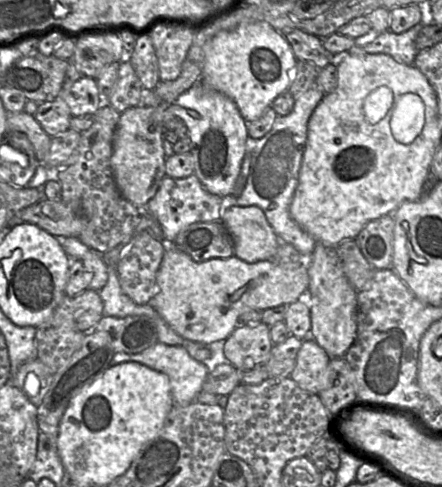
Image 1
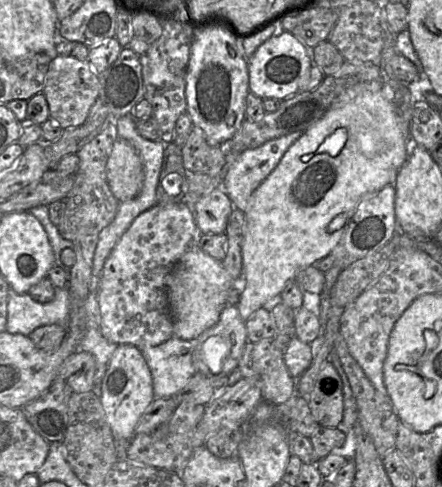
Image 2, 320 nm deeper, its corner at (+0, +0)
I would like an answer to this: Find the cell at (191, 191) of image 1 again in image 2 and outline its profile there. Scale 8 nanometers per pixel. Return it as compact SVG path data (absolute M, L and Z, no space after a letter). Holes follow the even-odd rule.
M222 187L210 190L193 206L199 234L224 233L234 208L231 199Z

